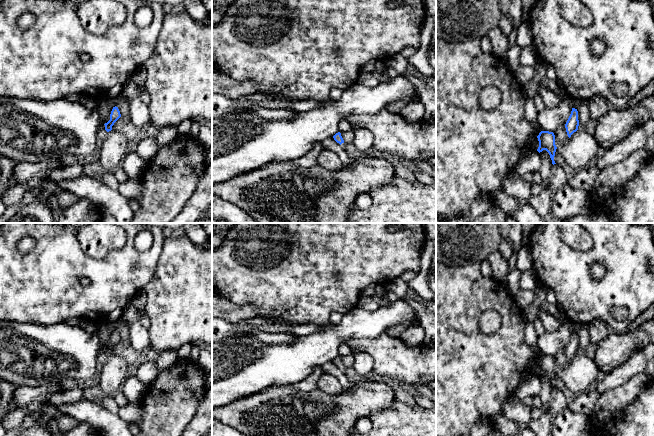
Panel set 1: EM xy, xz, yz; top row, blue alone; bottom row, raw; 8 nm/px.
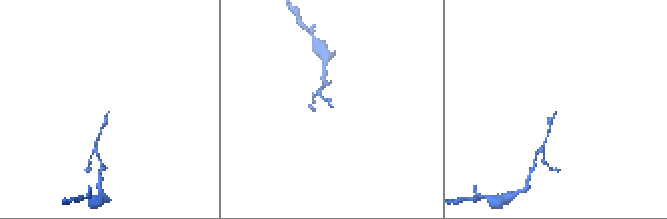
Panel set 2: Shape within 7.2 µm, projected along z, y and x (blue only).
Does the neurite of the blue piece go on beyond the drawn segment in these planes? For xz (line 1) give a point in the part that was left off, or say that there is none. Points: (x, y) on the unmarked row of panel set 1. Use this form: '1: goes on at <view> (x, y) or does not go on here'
1: does not go on here

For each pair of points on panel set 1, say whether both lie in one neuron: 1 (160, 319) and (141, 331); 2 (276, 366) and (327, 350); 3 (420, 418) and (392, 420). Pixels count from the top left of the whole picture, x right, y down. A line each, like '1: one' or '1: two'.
1: two
2: one
3: one

